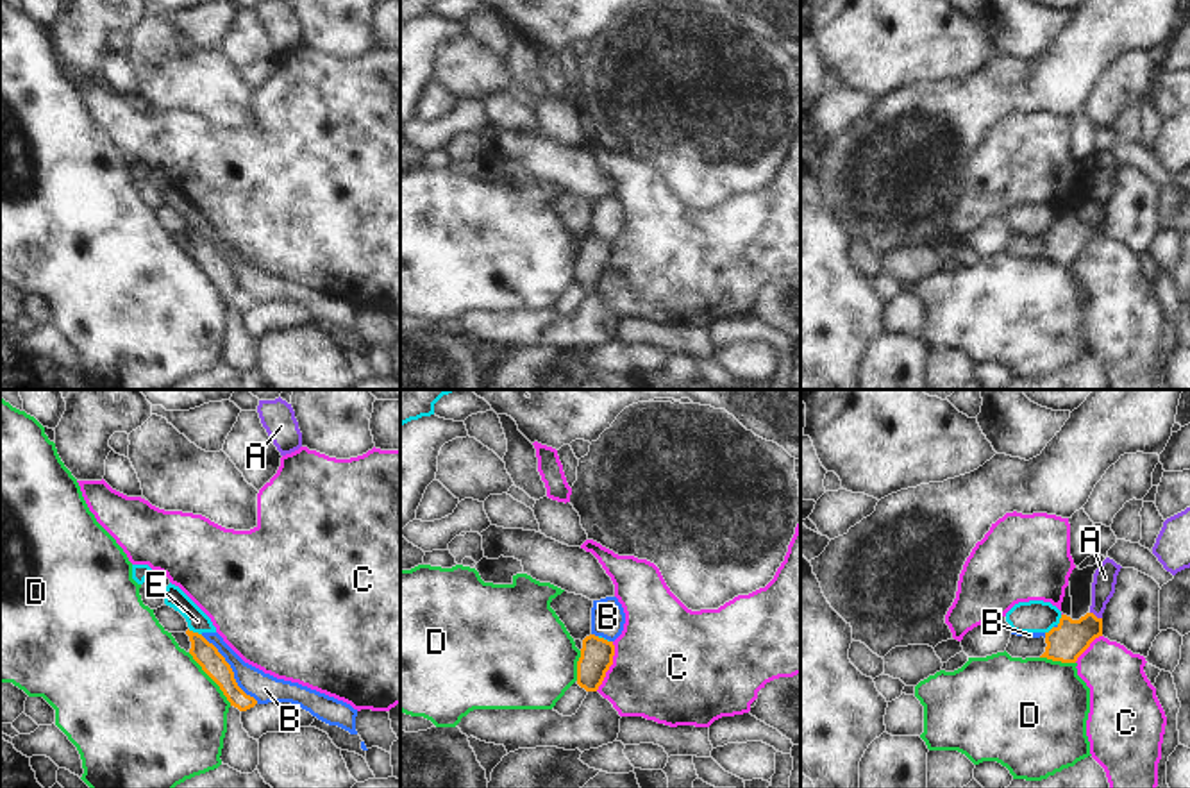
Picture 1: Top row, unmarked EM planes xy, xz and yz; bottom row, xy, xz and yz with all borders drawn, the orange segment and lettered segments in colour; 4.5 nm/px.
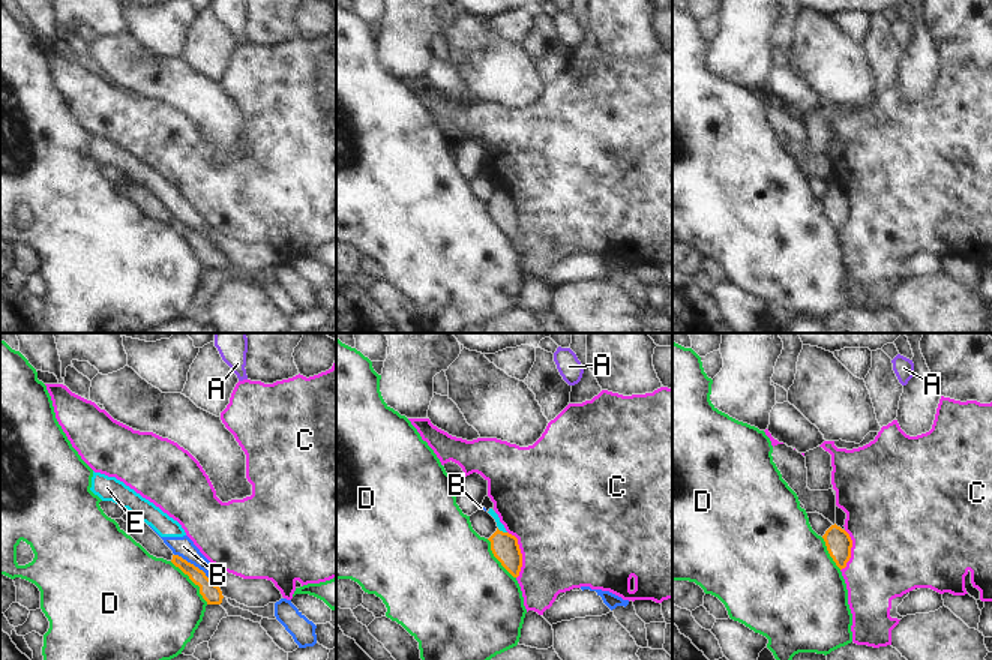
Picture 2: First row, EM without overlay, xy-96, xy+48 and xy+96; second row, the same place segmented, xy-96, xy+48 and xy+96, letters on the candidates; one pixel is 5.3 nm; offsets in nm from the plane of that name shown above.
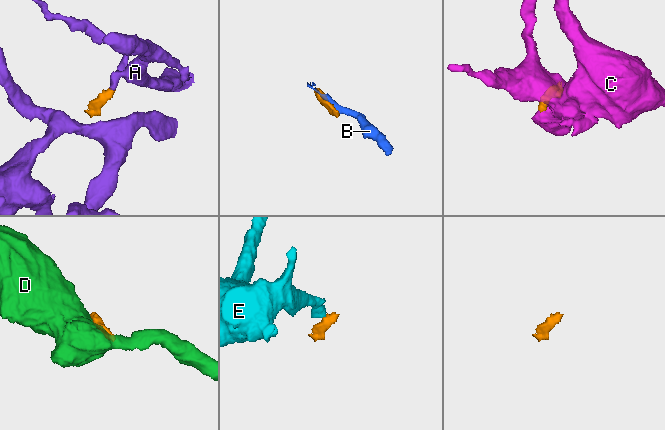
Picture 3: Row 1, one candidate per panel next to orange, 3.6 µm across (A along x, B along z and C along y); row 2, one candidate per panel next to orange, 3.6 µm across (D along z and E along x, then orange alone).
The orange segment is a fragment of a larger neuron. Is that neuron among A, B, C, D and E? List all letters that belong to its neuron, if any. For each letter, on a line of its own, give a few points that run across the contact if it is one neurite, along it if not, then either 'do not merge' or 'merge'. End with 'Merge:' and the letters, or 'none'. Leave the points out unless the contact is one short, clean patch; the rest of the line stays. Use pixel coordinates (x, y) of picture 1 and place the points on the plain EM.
A: line yz (1071, 238), (1094, 215), (1105, 177); merge
B: line xy (201, 234), (229, 265), (234, 281), (258, 302); do not merge
C: do not merge
D: do not merge
E: line xy (188, 229), (201, 234); do not merge
Merge: A

